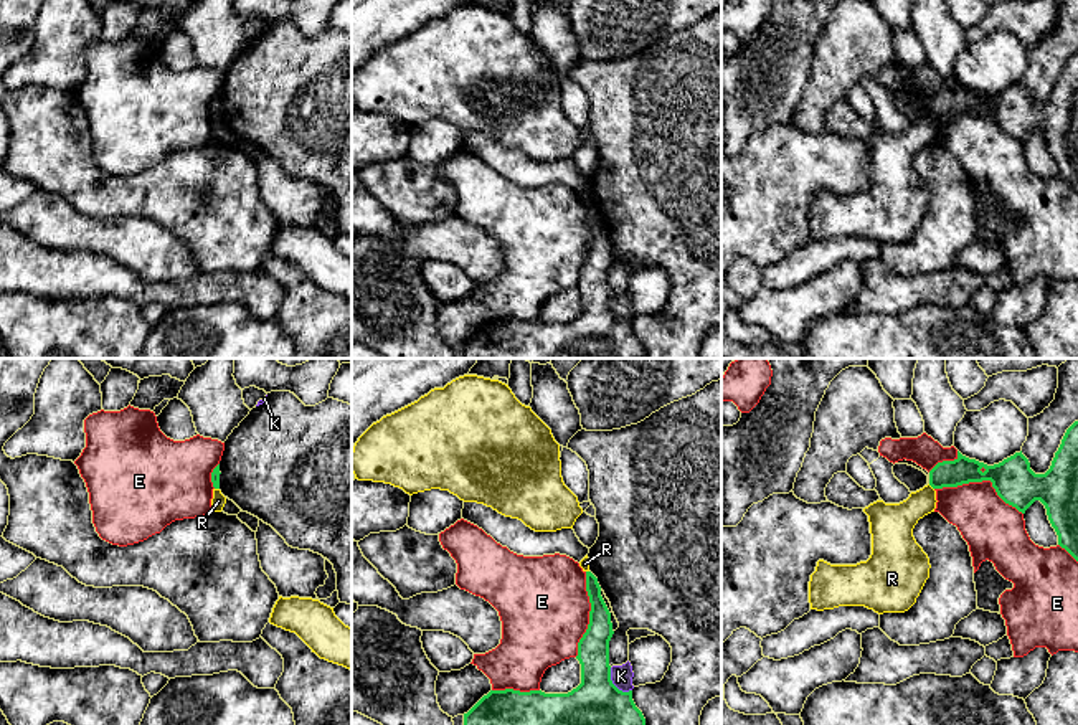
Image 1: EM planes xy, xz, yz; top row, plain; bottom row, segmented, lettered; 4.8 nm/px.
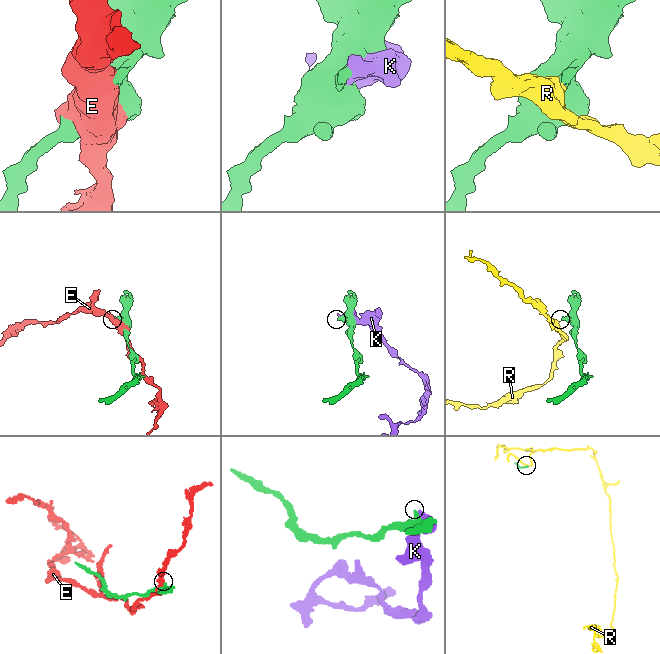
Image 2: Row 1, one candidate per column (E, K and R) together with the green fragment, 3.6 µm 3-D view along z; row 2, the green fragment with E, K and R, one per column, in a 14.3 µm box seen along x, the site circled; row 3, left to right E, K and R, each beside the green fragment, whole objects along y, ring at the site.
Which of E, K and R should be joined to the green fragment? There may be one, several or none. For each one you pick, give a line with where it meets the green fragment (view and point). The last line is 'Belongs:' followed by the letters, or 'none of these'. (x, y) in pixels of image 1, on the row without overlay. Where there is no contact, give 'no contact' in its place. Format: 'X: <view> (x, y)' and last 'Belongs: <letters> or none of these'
Belongs: none of these

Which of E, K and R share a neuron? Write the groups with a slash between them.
E / K / R

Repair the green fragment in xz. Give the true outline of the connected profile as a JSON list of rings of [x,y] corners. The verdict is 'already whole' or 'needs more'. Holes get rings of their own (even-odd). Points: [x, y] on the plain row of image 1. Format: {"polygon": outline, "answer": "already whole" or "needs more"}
{"polygon": [[[586,201],[586,221],[591,233],[589,254],[578,272],[576,286],[581,294],[581,314],[568,324],[490,320],[464,344],[464,358],[645,358],[632,320],[622,322],[611,310],[609,271],[614,264],[611,243],[591,201]]], "answer": "already whole"}

